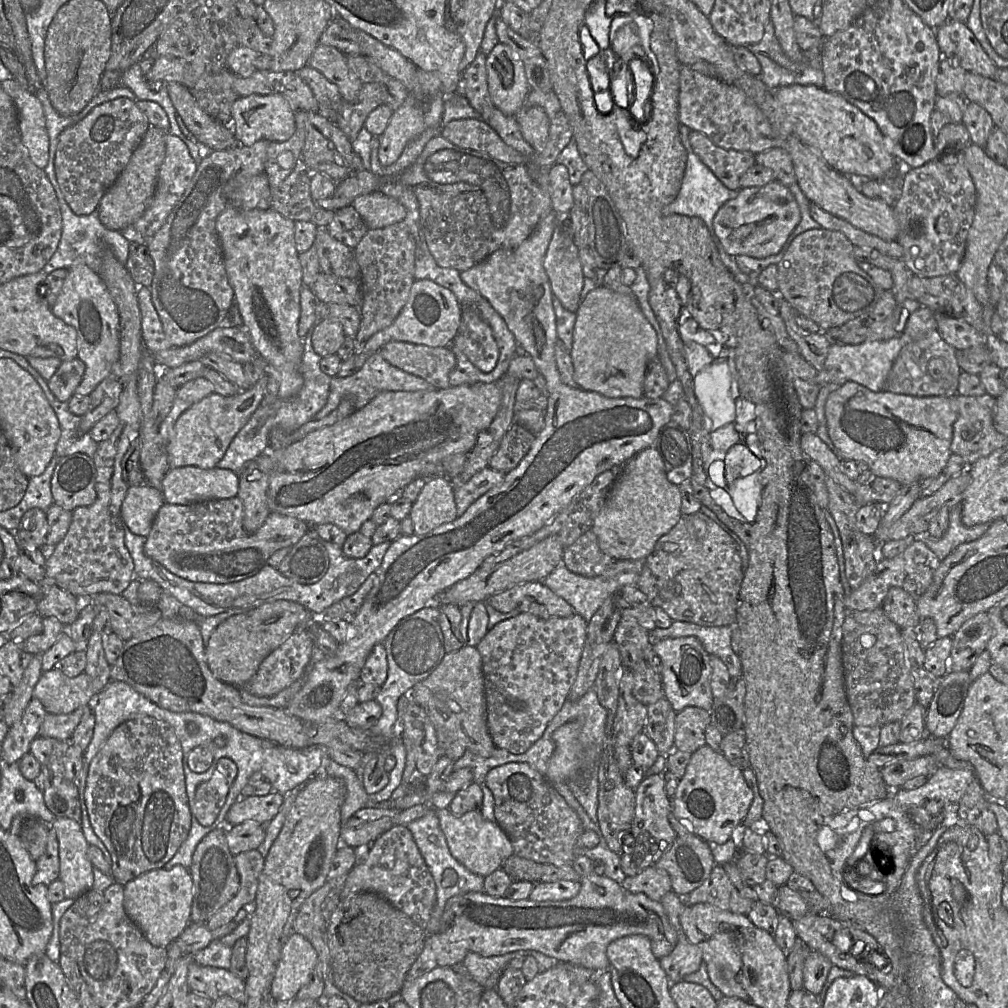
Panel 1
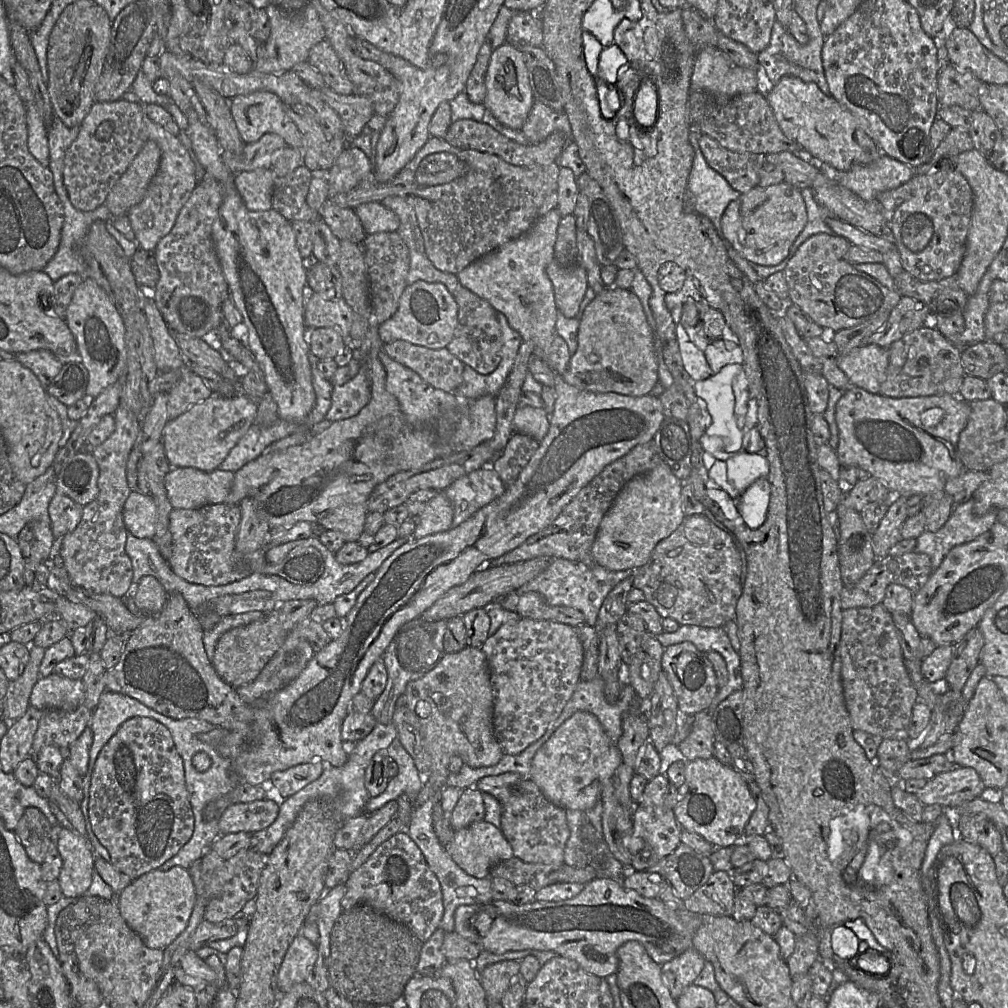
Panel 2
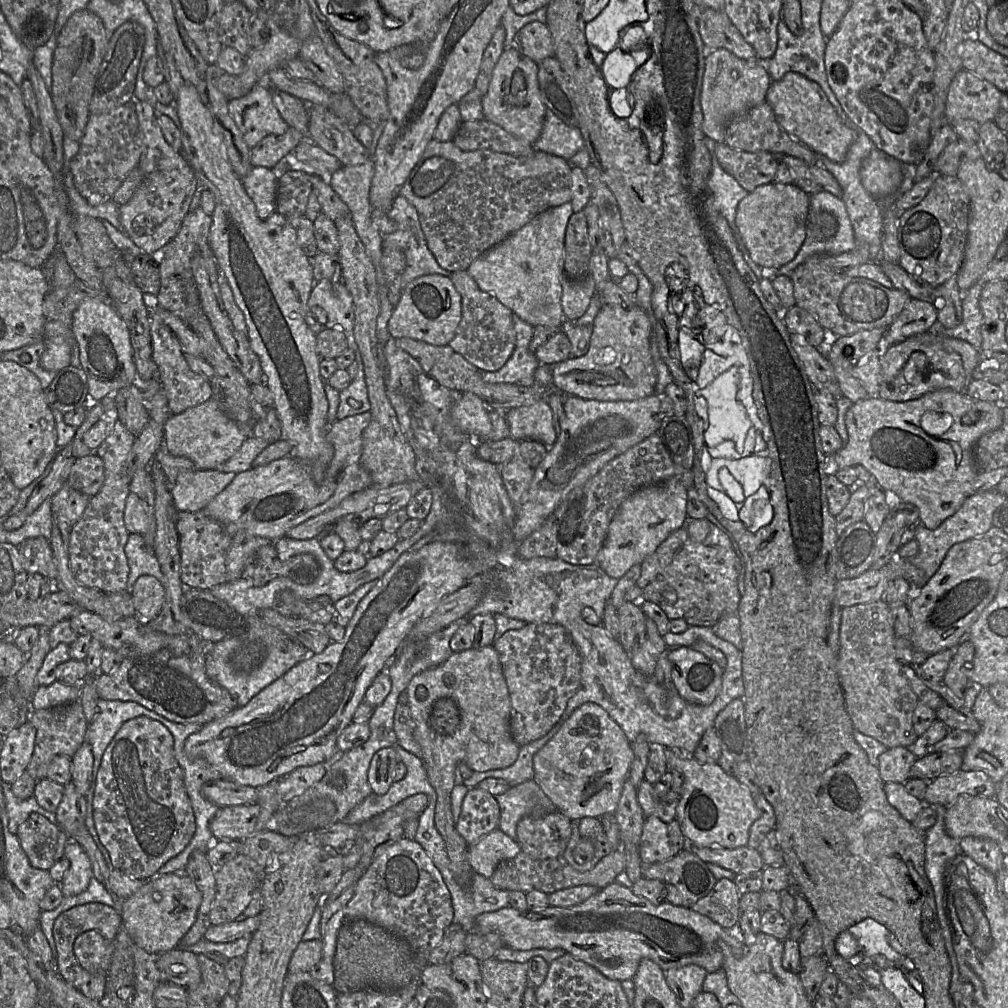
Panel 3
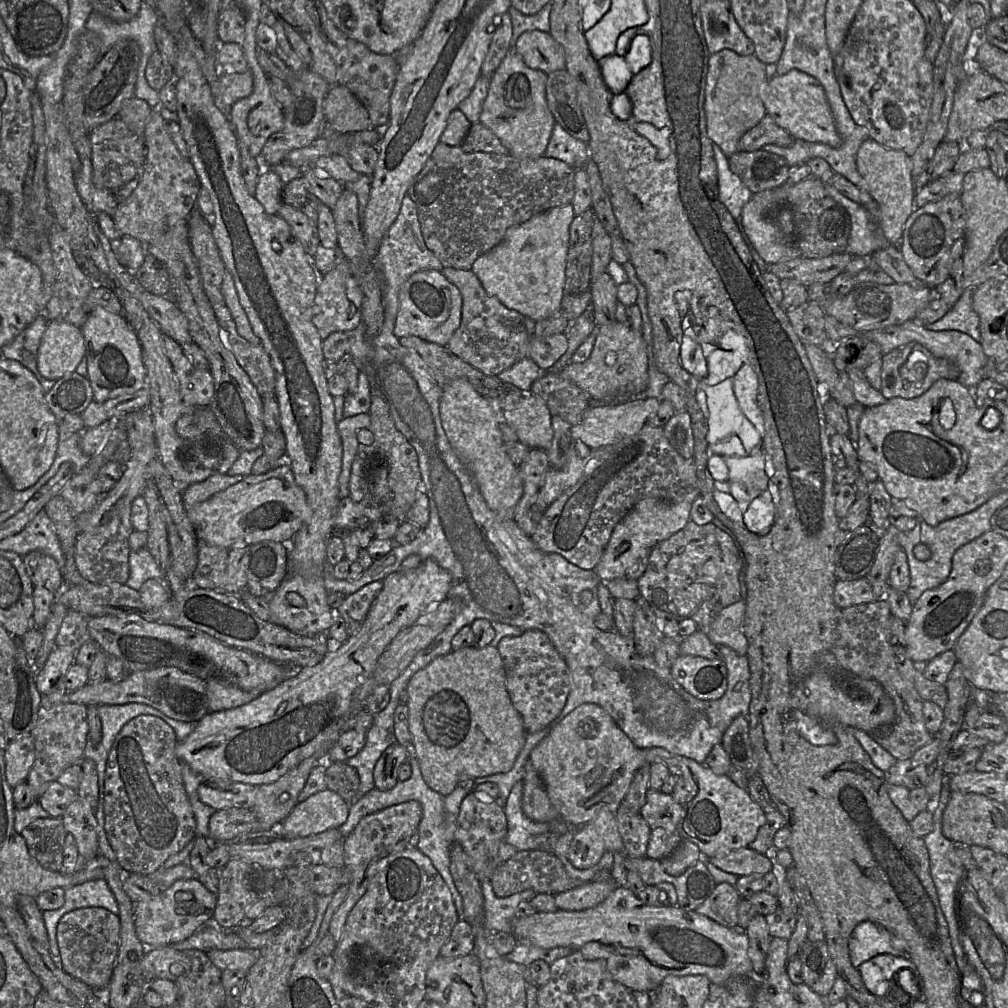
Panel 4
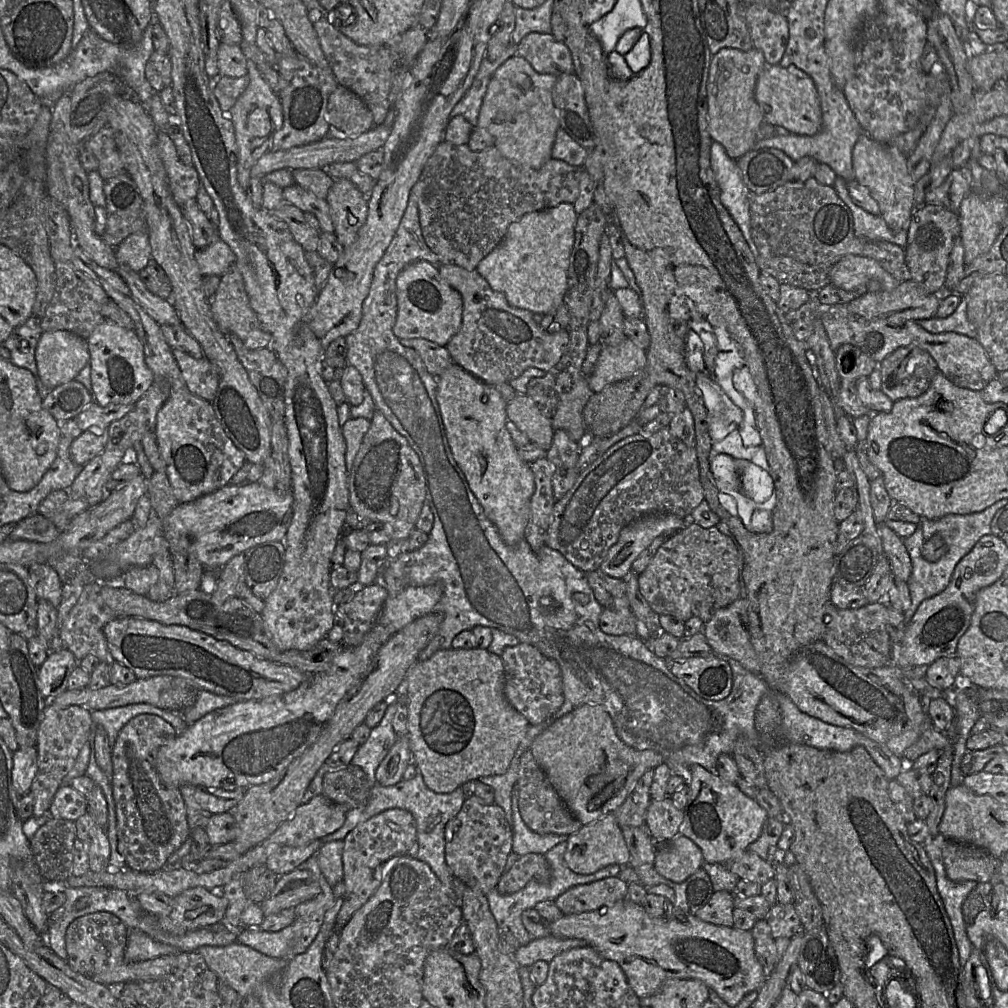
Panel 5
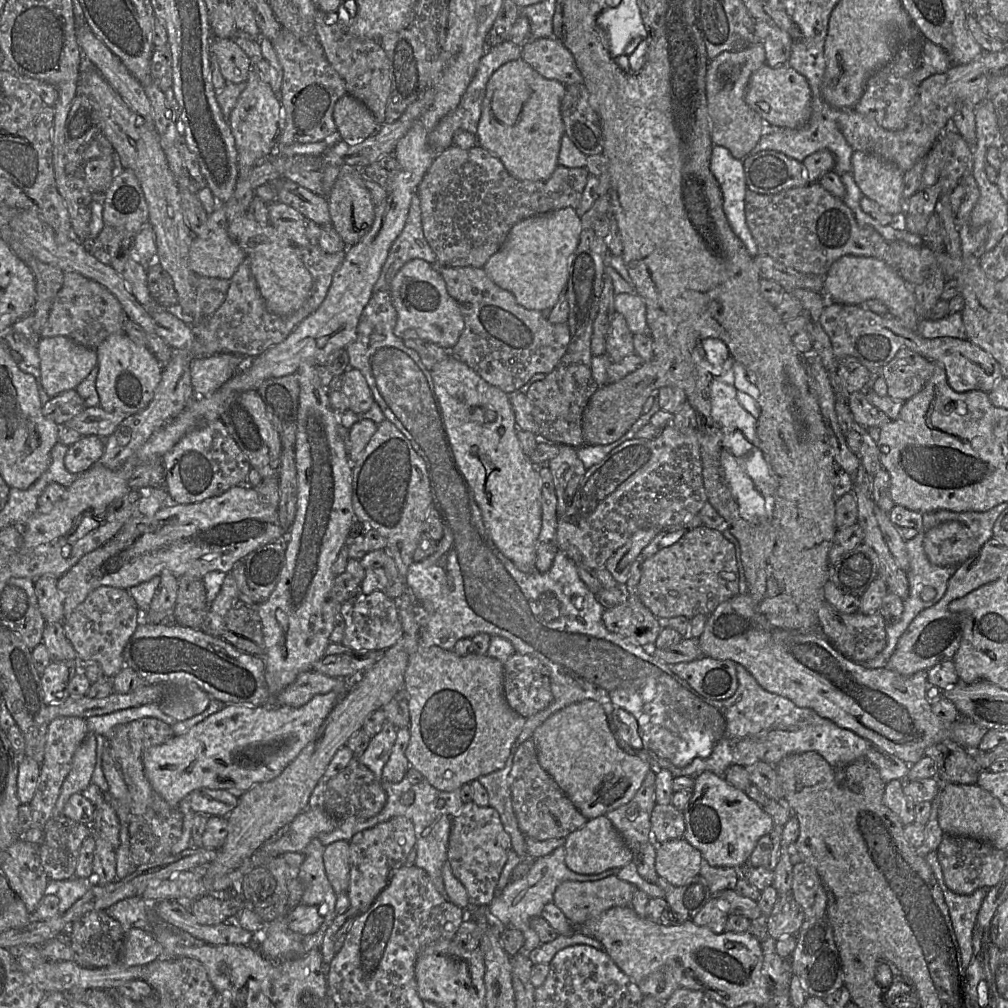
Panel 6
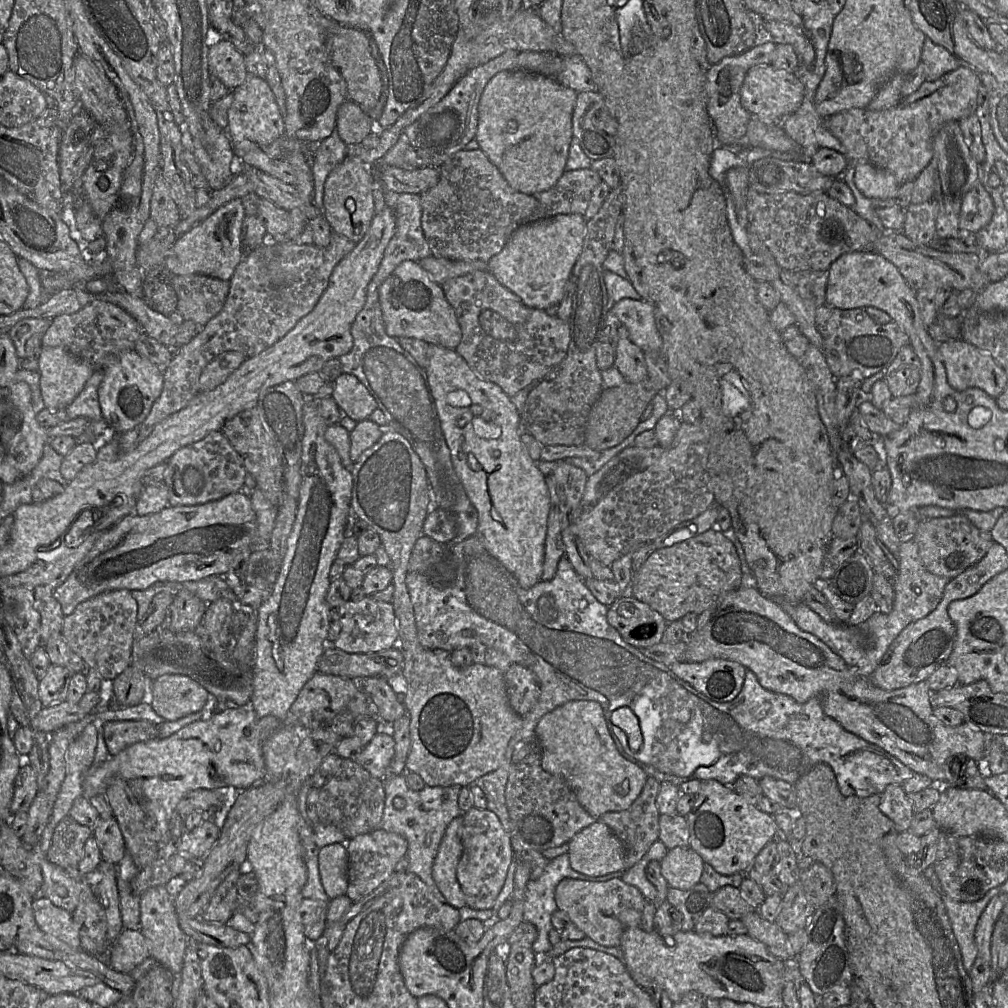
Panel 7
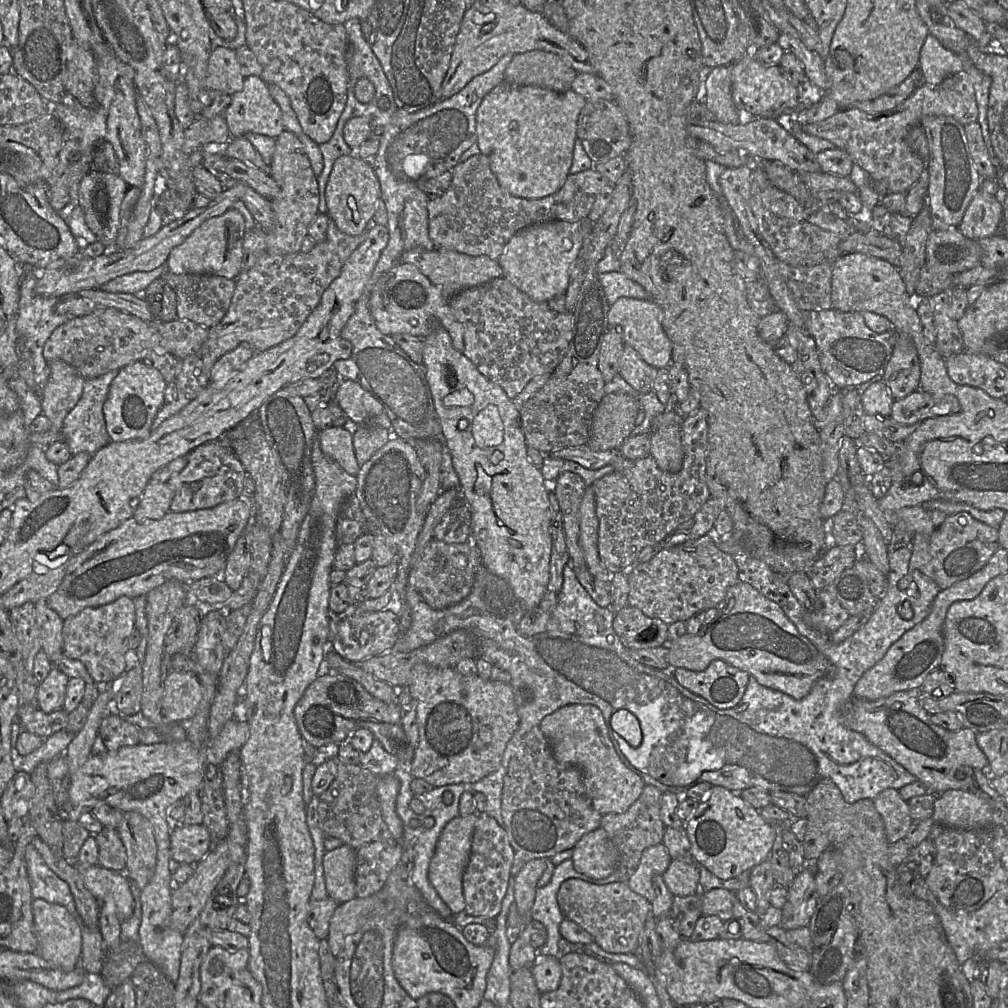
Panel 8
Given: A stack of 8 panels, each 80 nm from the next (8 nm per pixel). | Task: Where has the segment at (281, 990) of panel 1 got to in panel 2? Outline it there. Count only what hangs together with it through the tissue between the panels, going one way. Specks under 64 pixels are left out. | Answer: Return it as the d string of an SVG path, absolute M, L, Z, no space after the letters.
M299 933L289 945L279 969L279 994L285 994L296 984L306 982L308 974L315 968L317 958L317 945Z

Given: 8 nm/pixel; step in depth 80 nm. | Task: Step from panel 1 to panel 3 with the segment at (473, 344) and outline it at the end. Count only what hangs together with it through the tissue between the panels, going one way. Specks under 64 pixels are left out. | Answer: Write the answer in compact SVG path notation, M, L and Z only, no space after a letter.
M453 271L450 279L461 296L461 319L455 336L448 345L480 370L499 370L515 349L516 334L512 311L495 296L482 291L467 271Z

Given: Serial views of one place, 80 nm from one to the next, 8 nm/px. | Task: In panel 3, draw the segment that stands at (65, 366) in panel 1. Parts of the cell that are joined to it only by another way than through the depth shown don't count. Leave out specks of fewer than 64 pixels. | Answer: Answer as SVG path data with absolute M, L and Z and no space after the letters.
M72 365L60 370L52 383L44 389L44 395L48 406L52 410L57 409L64 414L84 406L89 395L88 379L85 371L83 368L77 368Z

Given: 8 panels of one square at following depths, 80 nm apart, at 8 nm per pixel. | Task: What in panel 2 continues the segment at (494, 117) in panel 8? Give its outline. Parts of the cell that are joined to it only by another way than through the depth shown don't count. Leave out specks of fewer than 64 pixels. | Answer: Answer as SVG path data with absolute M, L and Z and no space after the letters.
M510 43L496 48L486 73L486 97L483 103L485 108L503 125L521 130L534 101L523 54Z

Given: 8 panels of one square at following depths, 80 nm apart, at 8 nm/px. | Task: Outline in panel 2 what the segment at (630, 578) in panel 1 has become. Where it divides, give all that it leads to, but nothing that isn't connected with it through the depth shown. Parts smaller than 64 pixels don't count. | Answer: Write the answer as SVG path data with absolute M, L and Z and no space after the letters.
M556 558L551 559L543 572L513 592L520 596L526 592L535 591L541 594L550 605L568 606L582 612L585 624L572 627L578 630L583 650L586 650L591 645L591 641L597 641L599 636L594 625L605 597L619 582L632 576L633 572L634 570L611 571L597 564L587 566L582 562Z

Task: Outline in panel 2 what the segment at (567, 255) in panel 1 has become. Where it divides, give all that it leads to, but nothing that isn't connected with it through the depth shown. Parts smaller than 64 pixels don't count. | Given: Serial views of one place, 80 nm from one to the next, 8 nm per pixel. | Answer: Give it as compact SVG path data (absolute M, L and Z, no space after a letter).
M554 259L546 267L557 309L566 318L575 318L588 288L586 269L579 263L564 267Z

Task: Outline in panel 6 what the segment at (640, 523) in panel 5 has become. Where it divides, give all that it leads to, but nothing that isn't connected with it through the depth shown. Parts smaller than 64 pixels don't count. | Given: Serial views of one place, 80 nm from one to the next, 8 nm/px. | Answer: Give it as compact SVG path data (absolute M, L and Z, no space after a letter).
M654 528L637 531L606 561L605 569L618 584L626 584L633 562L659 532Z

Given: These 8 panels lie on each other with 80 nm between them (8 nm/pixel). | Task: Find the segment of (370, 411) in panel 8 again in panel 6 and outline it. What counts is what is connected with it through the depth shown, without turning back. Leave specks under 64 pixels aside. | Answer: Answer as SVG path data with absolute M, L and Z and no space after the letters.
M352 367L343 373L341 392L345 395L348 409L357 415L367 412L374 402L364 376L358 369Z

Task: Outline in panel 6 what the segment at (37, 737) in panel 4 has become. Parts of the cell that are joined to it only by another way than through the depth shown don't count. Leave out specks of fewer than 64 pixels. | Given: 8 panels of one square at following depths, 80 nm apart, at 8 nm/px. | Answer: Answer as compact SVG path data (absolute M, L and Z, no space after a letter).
M63 716L50 721L47 726L44 757L31 802L31 828L42 830L50 820L61 785L71 769L73 755L89 733L86 720L81 717Z

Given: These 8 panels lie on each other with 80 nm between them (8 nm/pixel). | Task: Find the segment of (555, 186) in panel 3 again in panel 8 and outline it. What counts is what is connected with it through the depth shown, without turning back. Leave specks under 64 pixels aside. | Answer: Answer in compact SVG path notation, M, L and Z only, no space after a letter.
M481 153L459 162L451 171L452 183L441 196L428 202L428 232L435 249L454 250L470 256L488 256L497 260L509 240L529 226L555 221L581 221L587 219L596 197L610 182L594 168L569 174L563 186L554 194L538 199L515 197L504 190L490 168L489 158Z

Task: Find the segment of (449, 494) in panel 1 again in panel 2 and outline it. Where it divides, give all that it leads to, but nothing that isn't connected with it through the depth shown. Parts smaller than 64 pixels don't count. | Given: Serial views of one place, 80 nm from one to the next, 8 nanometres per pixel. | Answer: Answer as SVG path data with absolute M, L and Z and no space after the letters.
M443 491L435 492L423 512L416 517L415 539L446 531L452 527L454 510Z

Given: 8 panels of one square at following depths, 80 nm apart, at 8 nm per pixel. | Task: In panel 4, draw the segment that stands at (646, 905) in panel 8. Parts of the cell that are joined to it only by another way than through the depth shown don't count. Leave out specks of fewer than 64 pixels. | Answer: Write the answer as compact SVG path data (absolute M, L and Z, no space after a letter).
M614 878L592 880L581 886L554 895L558 910L581 911L602 903L619 885Z

